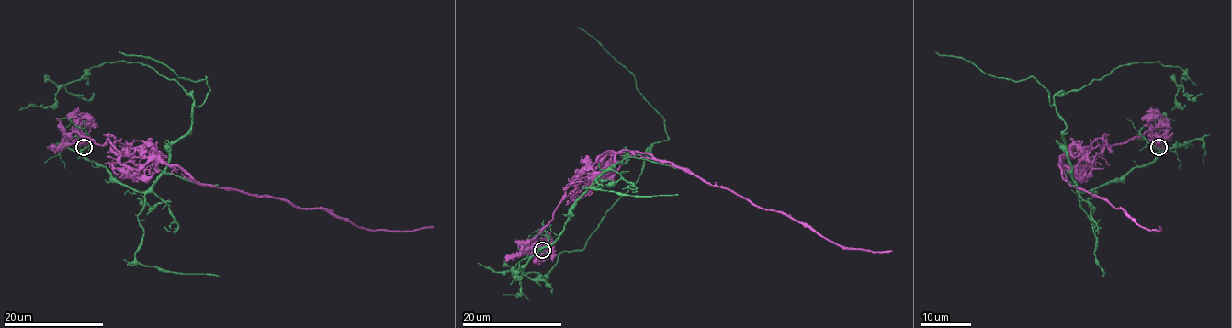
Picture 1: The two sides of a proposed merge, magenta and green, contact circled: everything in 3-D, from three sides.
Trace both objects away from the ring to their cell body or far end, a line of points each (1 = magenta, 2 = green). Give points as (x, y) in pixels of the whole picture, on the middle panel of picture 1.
1: (542, 249), (529, 253), (528, 244), (580, 171), (610, 151), (637, 151), (784, 211), (849, 248), (891, 251)
2: (542, 249), (597, 179), (651, 145), (582, 249), (561, 252), (543, 276), (477, 263)

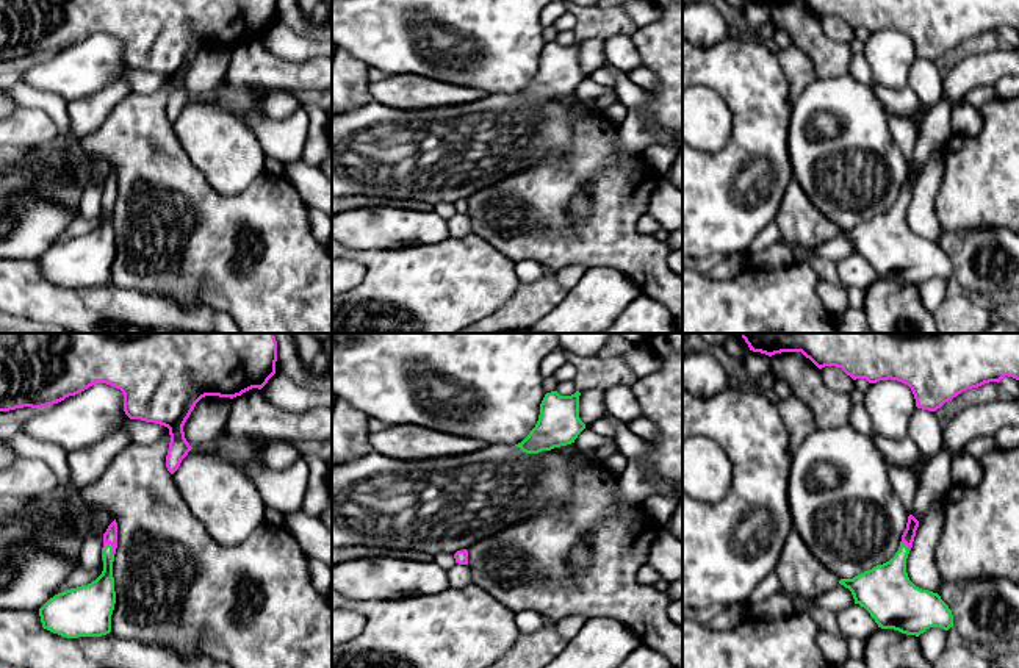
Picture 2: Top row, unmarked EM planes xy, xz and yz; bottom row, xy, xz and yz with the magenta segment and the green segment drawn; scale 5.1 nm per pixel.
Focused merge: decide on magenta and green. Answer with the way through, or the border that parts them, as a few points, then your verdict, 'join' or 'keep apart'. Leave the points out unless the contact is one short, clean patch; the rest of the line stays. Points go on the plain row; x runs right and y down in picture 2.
keep apart

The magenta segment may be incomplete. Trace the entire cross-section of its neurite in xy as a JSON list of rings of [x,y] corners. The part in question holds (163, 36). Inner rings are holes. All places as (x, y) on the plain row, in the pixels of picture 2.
[[[0,0],[0,61],[9,61],[16,58],[31,56],[42,58],[58,53],[69,45],[75,45],[95,33],[106,33],[122,41],[124,61],[130,69],[141,69],[146,72],[157,72],[169,78],[171,92],[166,105],[166,117],[174,124],[182,110],[193,99],[185,88],[183,75],[194,59],[196,53],[205,45],[236,47],[243,42],[258,38],[261,39],[268,30],[275,23],[277,0]]]

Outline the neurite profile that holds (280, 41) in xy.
[[[275,22],[268,30],[261,38],[261,44],[272,55],[291,63],[301,63],[316,56],[327,56],[332,59],[332,41],[315,42],[299,36],[280,22]]]

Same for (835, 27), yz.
[[[825,16],[820,19],[822,28],[826,36],[831,36],[834,41],[852,44],[855,38],[855,30],[847,25],[841,17]]]

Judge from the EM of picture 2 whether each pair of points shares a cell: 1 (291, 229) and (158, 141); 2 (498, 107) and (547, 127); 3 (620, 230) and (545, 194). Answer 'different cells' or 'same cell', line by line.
1: same cell
2: same cell
3: same cell

